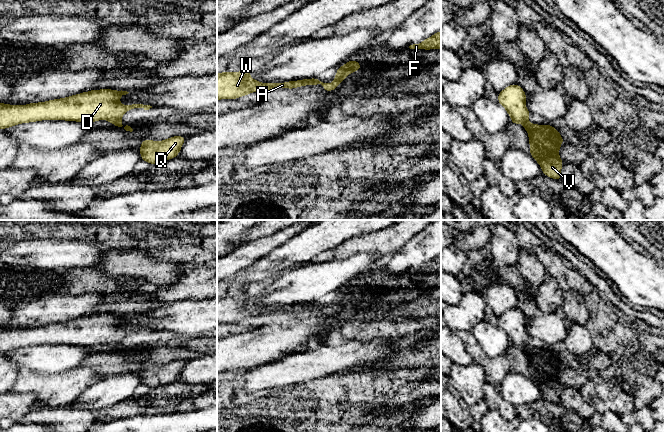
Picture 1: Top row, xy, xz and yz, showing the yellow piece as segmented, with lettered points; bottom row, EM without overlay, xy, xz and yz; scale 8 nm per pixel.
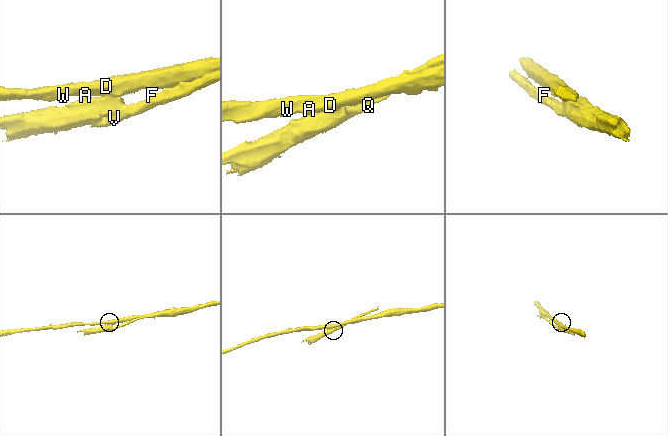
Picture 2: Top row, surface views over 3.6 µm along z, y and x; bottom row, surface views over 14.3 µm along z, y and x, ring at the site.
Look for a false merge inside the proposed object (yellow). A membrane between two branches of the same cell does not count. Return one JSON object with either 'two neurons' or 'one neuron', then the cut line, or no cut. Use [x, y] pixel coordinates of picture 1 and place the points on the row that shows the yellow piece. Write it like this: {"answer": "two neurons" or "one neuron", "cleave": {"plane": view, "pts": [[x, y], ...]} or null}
{"answer": "two neurons", "cleave": {"plane": "xz", "pts": [[343, 78], [324, 88]]}}

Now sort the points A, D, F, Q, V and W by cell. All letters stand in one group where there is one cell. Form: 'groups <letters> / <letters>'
groups A D W / F Q V

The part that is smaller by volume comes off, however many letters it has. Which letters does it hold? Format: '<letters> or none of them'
F, Q, V

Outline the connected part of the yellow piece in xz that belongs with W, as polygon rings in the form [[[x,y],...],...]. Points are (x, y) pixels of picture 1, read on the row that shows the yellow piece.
[[[357,60],[348,61],[343,66],[337,68],[337,73],[332,84],[320,81],[318,78],[301,79],[282,83],[261,83],[254,78],[249,77],[251,68],[252,67],[246,68],[240,72],[217,73],[217,100],[237,99],[253,92],[260,92],[277,88],[294,89],[306,85],[314,86],[317,84],[327,88],[330,85],[337,84],[349,74],[360,70],[362,66],[358,63]]]

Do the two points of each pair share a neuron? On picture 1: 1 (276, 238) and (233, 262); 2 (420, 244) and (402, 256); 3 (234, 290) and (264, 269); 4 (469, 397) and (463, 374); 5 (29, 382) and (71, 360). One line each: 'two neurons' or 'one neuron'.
1: one neuron
2: one neuron
3: one neuron
4: one neuron
5: two neurons

